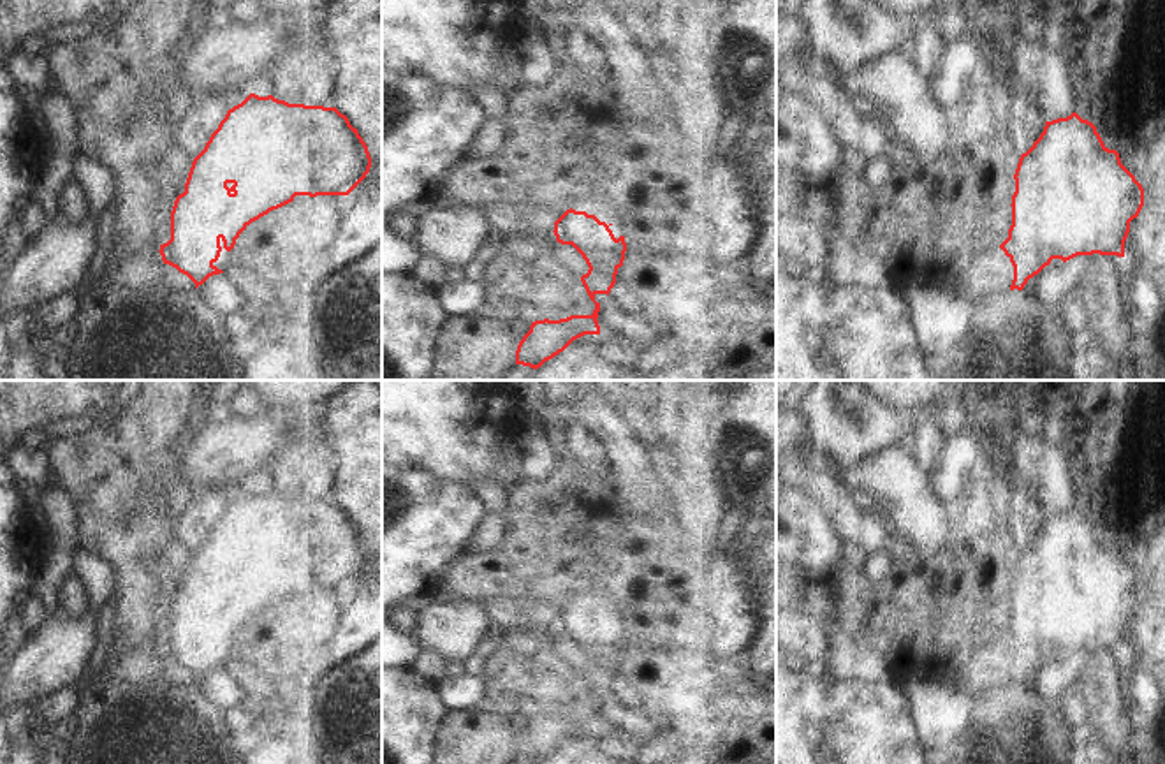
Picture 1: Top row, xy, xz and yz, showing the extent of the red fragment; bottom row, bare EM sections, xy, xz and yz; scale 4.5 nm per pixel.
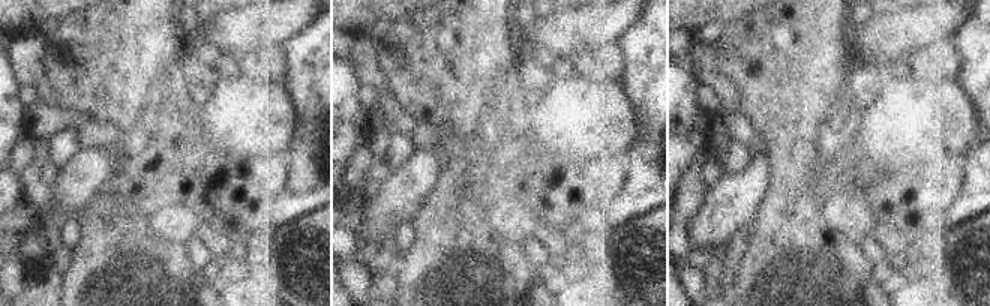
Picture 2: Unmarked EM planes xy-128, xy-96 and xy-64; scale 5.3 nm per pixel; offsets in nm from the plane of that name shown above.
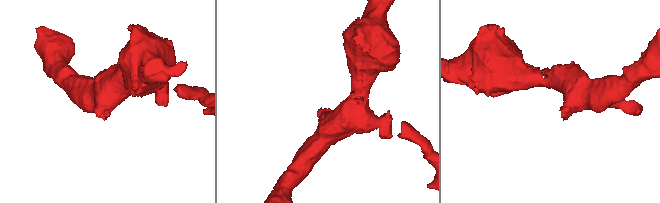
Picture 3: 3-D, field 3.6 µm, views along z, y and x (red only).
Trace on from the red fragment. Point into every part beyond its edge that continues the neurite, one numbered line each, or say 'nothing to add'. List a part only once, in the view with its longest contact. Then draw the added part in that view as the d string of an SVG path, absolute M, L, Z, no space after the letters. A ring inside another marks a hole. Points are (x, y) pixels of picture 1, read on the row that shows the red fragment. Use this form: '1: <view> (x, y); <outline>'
1: xz (593, 201); M588 188L577 194L572 209L586 211L588 215L595 215L600 222L605 222L616 239L625 236L625 227L621 225L616 208L605 190Z

